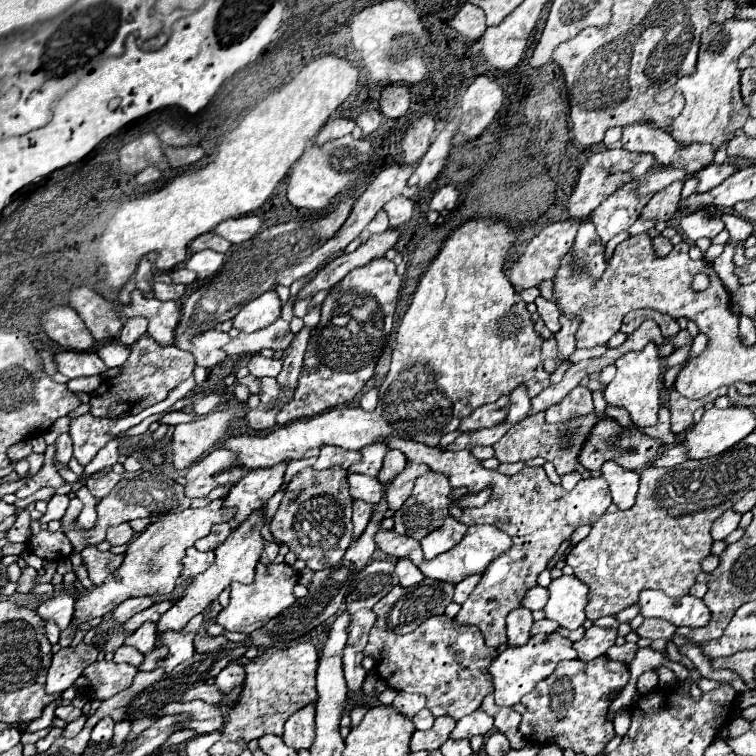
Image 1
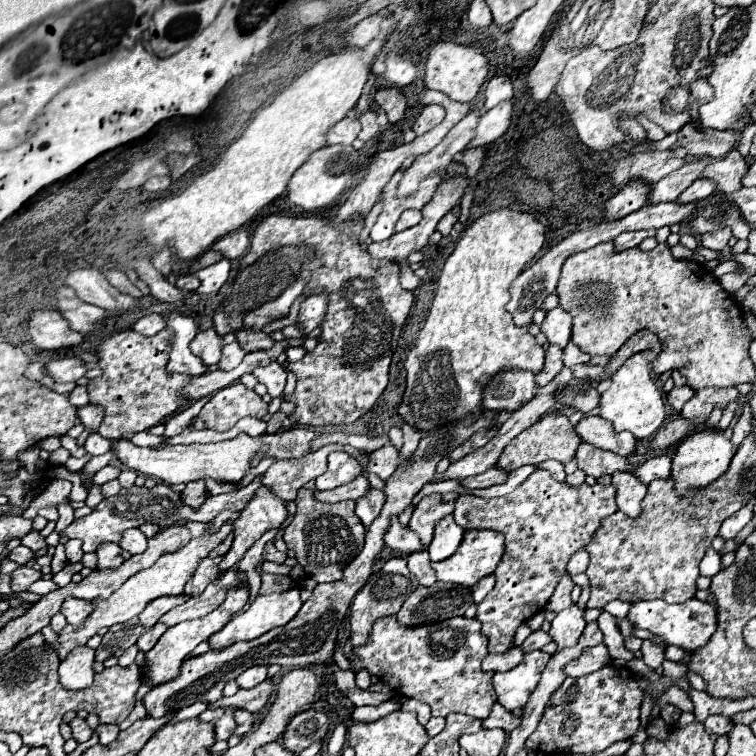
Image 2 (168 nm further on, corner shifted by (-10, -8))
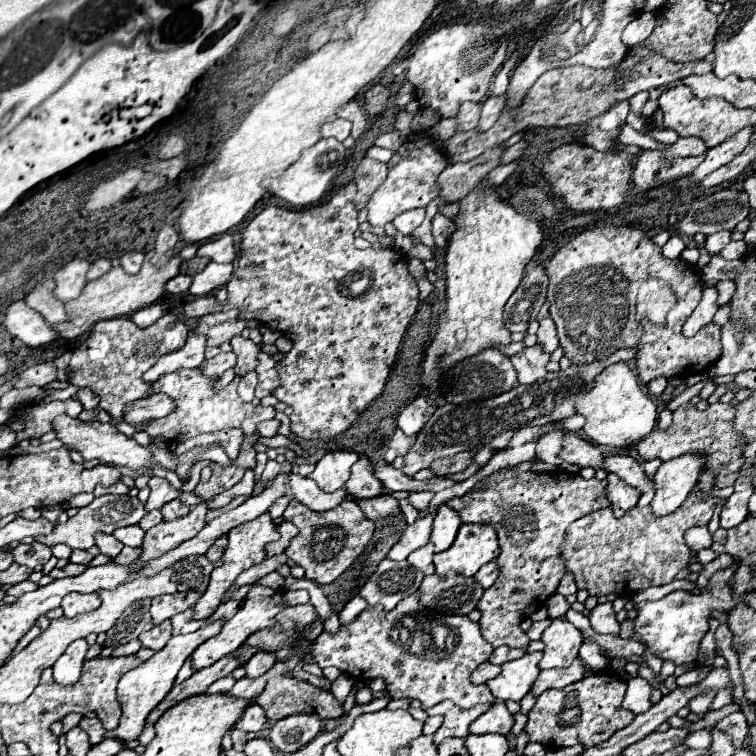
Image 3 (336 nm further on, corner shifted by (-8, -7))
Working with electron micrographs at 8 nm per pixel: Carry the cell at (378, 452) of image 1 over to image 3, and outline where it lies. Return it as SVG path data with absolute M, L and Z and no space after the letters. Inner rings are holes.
M396 430L396 434L394 434L394 438L390 440L390 444L388 444L388 450L386 450L386 454L384 454L384 460L386 462L392 462L396 456L404 456L408 450L410 450L410 446L414 444L414 436L410 438L410 436L406 436L402 430Z

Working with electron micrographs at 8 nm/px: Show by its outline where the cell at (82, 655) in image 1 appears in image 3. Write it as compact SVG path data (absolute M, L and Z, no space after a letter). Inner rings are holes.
M74 640L66 648L66 652L56 660L56 664L52 668L54 668L54 680L58 684L72 686L72 684L76 684L80 680L82 664L84 664L84 658L86 658L86 650L88 650L86 640Z

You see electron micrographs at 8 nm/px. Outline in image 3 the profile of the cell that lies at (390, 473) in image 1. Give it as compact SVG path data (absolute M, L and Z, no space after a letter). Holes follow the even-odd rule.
M416 398L414 402L410 402L398 416L398 428L408 434L408 436L414 436L420 432L420 428L432 418L436 406L430 406L426 402L426 398Z

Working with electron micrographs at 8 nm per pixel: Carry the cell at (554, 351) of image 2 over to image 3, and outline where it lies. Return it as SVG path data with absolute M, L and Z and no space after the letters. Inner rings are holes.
M536 344L532 348L526 348L520 354L514 354L510 360L512 360L514 368L518 370L518 382L532 384L532 382L544 378L544 374L548 372L546 364L550 362L550 354L544 352L542 346Z

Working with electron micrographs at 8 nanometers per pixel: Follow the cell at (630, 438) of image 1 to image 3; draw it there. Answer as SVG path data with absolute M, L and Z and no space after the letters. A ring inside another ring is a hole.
M570 434L564 438L564 448L560 452L560 458L566 460L568 464L576 464L580 468L586 468L586 466L590 466L594 470L604 468L602 450L576 434Z

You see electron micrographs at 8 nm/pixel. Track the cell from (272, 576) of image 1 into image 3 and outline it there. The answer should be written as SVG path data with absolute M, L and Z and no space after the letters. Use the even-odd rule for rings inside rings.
M254 584L250 588L250 592L246 594L240 610L236 612L234 618L230 618L226 624L224 624L224 630L220 634L216 634L214 638L208 638L202 646L198 646L192 654L192 666L194 670L200 670L200 668L206 668L206 666L212 666L216 660L224 658L226 654L234 652L236 648L240 648L246 638L250 634L254 634L256 630L262 630L262 628L268 628L268 626L274 626L276 624L276 614L286 608L284 604L284 590L272 590L268 586L260 586L260 584Z

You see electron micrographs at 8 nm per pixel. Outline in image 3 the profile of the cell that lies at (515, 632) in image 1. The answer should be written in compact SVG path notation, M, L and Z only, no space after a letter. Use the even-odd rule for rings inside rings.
M482 662L474 672L472 672L472 682L474 684L484 684L488 682L490 678L496 678L500 674L502 666L498 664L492 664L492 662Z

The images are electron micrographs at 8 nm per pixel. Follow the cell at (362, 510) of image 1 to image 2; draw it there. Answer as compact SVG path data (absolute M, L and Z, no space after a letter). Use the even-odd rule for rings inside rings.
M370 487L370 491L356 501L356 515L366 527L370 527L370 523L378 517L382 505L384 505L384 493Z

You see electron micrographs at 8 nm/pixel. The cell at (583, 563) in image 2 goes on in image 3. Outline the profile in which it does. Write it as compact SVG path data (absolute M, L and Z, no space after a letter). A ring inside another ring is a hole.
M570 572L564 574L564 578L560 580L560 586L558 586L558 594L562 596L568 596L568 594L574 594L576 592L576 580L572 578Z

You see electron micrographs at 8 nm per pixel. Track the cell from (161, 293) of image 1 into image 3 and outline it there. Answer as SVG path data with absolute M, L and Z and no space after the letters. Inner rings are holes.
M128 252L128 254L124 254L124 256L120 258L122 268L124 268L128 274L136 274L136 272L140 272L142 260L144 260L144 254L142 254L142 252Z

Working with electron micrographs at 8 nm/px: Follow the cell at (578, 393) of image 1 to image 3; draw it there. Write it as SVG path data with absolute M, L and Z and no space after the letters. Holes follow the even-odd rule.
M688 402L688 404L682 404L674 412L674 420L668 430L660 430L660 428L652 430L652 434L636 442L634 448L646 460L650 458L670 460L686 452L704 452L708 454L706 468L710 468L718 476L716 486L726 488L726 486L732 486L736 478L740 476L740 470L744 466L744 446L746 446L746 440L742 440L742 434L734 430L734 406L732 404L716 402L716 404L710 404L708 410L700 412L694 404Z

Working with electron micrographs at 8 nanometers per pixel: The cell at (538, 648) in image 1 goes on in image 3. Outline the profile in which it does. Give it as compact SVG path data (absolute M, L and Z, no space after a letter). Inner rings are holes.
M542 652L524 654L518 660L506 662L502 666L502 672L488 682L490 692L496 700L516 700L520 702L532 688L532 682L538 678L540 668L538 662L542 658Z

